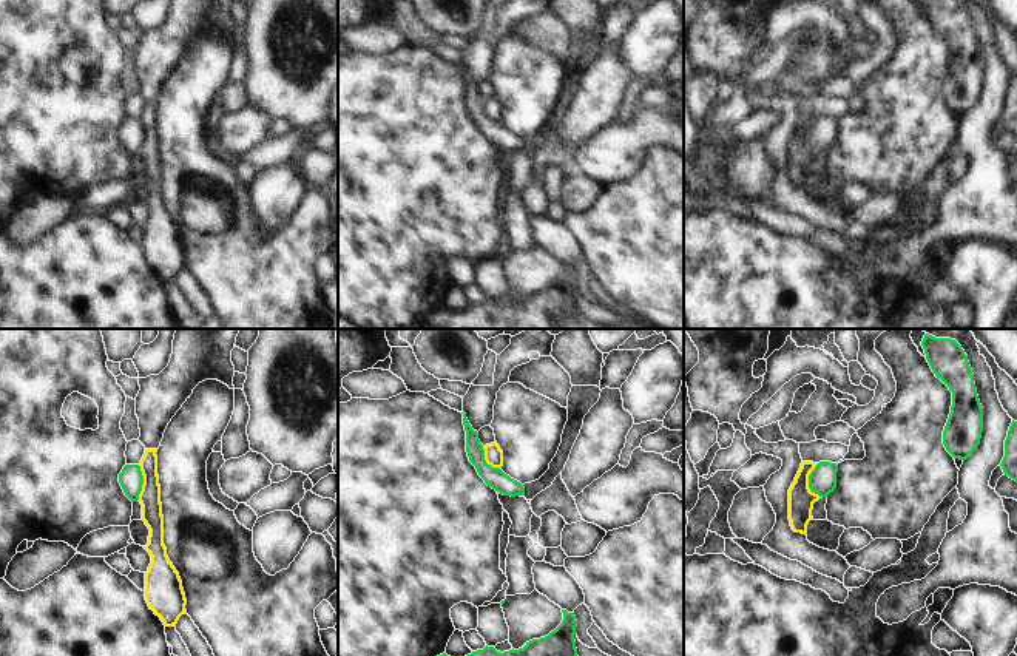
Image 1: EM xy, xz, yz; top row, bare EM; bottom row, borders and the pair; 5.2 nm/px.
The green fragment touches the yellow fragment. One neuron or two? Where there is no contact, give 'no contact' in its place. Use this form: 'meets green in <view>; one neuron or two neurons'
meets green in yz; two neurons

